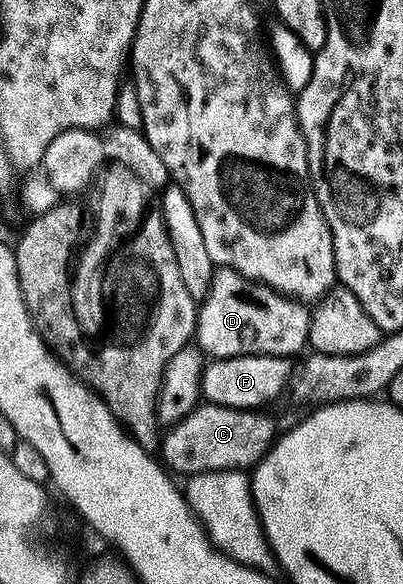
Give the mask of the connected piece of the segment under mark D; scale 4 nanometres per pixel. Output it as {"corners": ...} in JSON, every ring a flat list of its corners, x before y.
{"corners":[[218,268,198,309,194,340,207,357,215,360,233,356,294,358,303,351,302,347,307,347,310,314,311,309,303,303,247,280,236,270]]}

